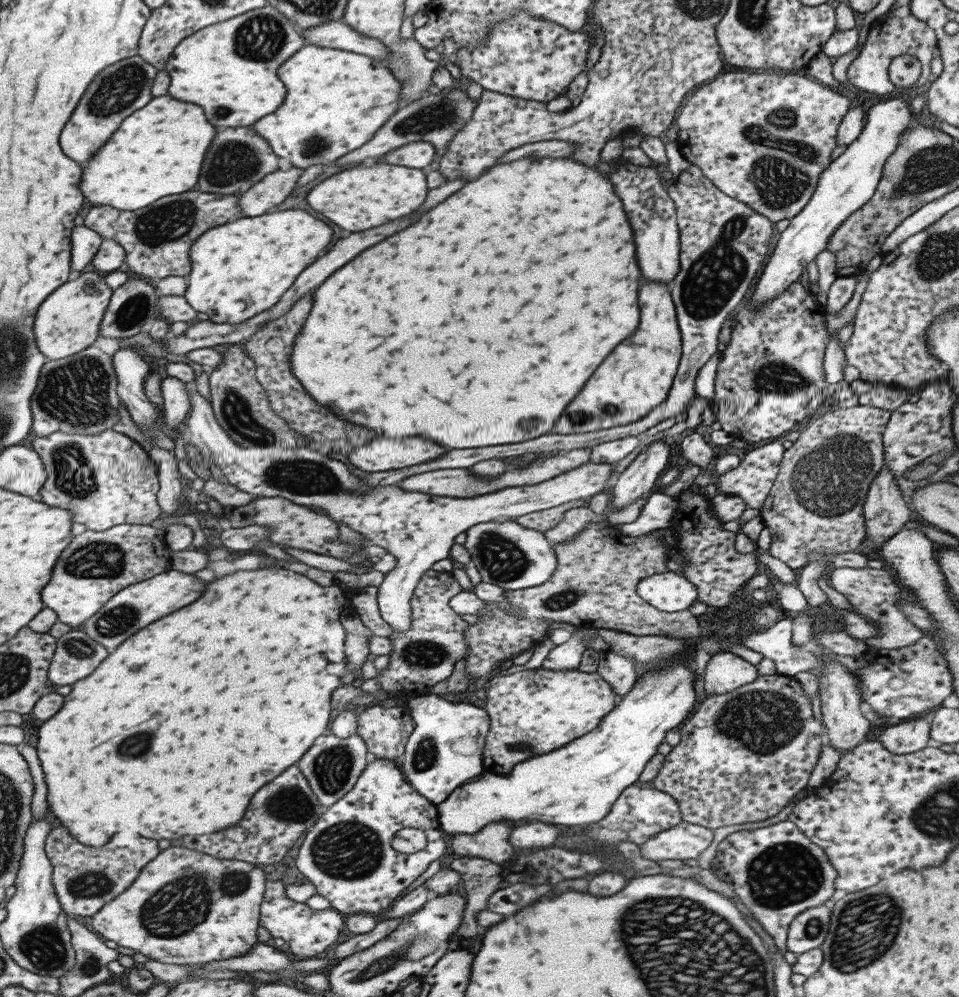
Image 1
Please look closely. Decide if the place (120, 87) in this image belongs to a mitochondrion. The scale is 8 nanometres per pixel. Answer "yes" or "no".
yes

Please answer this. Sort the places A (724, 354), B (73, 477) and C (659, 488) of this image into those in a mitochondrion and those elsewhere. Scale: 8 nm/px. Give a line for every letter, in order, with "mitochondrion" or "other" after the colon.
A: other
B: mitochondrion
C: other

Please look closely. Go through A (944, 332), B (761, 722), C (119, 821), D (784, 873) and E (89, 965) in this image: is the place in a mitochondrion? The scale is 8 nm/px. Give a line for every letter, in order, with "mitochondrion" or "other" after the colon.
A: other
B: mitochondrion
C: other
D: mitochondrion
E: mitochondrion

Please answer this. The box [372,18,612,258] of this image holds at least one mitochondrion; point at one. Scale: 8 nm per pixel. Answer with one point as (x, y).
(437, 115)

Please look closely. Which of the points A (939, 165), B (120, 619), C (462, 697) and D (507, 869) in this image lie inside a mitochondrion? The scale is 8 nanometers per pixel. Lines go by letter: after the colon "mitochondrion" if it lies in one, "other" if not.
A: mitochondrion
B: mitochondrion
C: other
D: other

